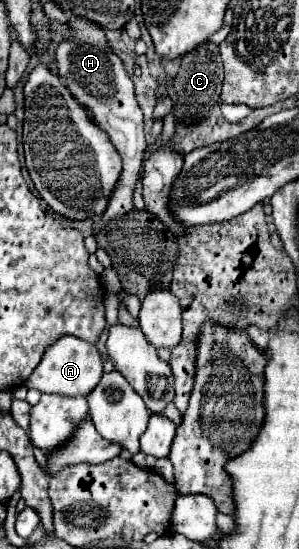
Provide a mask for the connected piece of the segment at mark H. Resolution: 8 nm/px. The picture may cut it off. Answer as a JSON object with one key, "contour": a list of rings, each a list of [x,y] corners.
{"contour":[[[70,16],[68,18],[68,34],[66,40],[62,40],[56,48],[56,66],[58,76],[62,84],[72,92],[72,96],[90,110],[96,124],[110,136],[114,148],[122,156],[122,176],[118,180],[118,188],[114,190],[108,210],[104,212],[100,220],[93,223],[94,231],[103,228],[114,216],[121,216],[130,212],[132,206],[132,194],[134,194],[134,182],[142,168],[142,152],[146,148],[146,136],[142,128],[142,110],[136,102],[134,94],[134,82],[128,76],[124,62],[114,54],[112,46],[108,44],[108,38],[100,24],[94,24],[92,20]]]}

